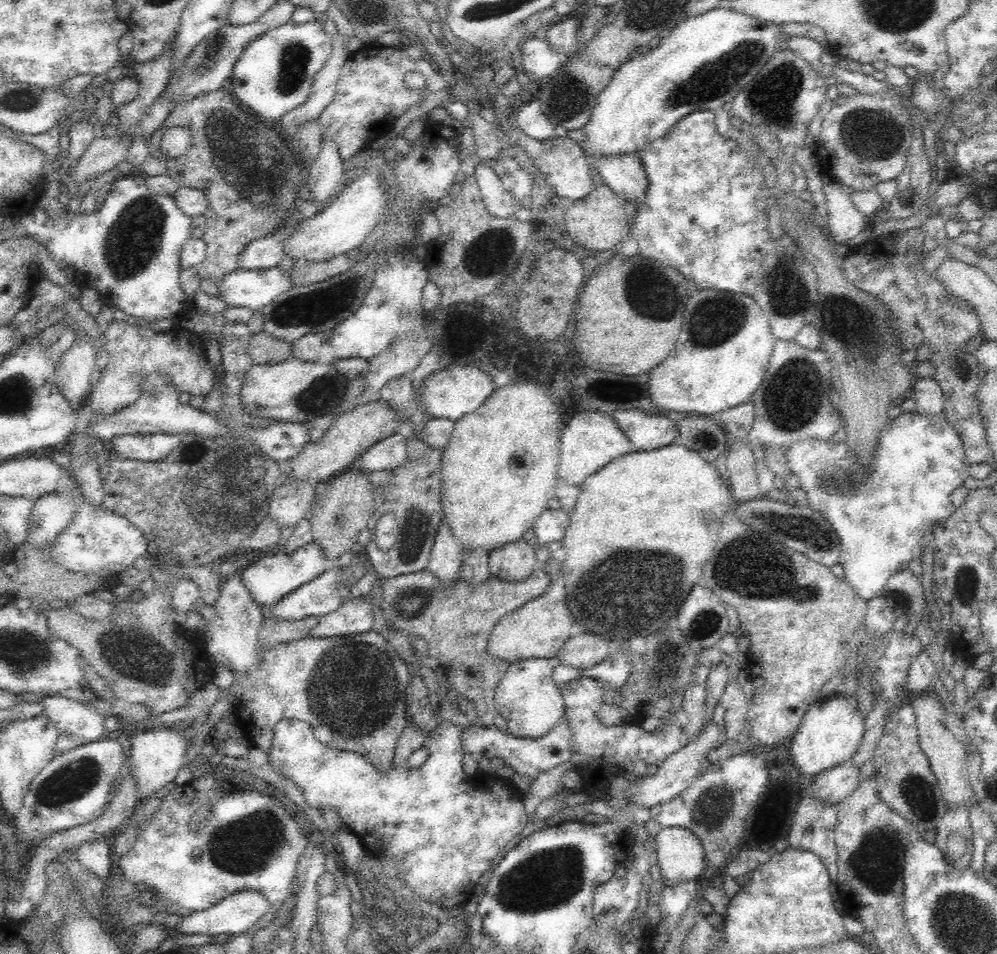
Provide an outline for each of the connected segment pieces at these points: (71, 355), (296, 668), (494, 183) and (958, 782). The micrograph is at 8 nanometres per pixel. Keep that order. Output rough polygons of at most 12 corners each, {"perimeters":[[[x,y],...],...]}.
{"perimeters":[[[89,335],[60,357],[55,385],[73,407],[86,404],[95,372]],[[383,633],[306,636],[233,672],[271,749],[282,718],[393,765],[413,669]],[[479,162],[476,179],[490,215],[506,218],[521,208],[489,164]],[[932,690],[910,702],[946,806],[977,802],[966,745]]]}

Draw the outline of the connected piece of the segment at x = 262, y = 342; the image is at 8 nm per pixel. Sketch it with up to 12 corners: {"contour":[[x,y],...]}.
{"contour":[[253,333],[247,348],[253,365],[292,358],[293,343]]}

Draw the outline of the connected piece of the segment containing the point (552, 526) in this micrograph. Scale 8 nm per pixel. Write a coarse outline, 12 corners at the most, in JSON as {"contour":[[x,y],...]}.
{"contour":[[547,509],[533,525],[535,541],[559,545],[570,512]]}

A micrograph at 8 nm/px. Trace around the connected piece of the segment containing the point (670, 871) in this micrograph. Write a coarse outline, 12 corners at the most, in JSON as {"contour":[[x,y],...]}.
{"contour":[[662,828],[655,850],[664,883],[697,880],[706,858],[701,838]]}

